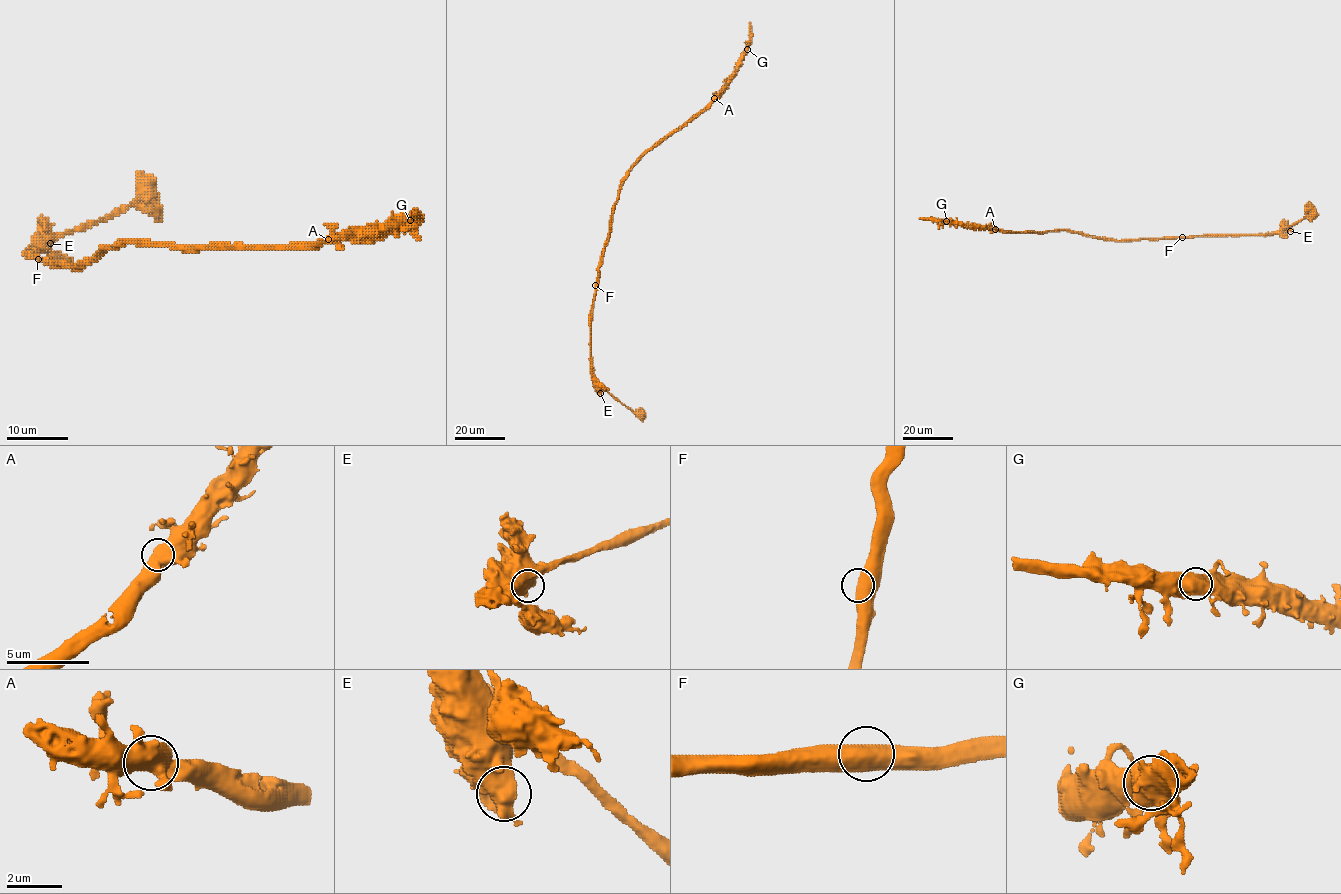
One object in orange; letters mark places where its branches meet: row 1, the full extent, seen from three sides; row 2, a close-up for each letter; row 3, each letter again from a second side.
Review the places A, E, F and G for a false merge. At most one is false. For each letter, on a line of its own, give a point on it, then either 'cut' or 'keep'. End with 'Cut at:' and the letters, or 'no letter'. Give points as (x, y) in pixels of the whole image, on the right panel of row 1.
A: (995, 229) | keep
E: (1290, 231) | keep
F: (1182, 237) | keep
G: (946, 221) | keep
Cut at: no letter

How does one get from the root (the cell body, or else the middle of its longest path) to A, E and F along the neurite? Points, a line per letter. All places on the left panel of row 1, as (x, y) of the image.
A: (79, 263), (88, 262), (104, 248), (121, 243), (305, 247), (328, 239)
E: (79, 263), (76, 267), (58, 265), (28, 254), (34, 248), (50, 243)
F: (79, 263), (76, 267), (58, 265), (38, 259)

